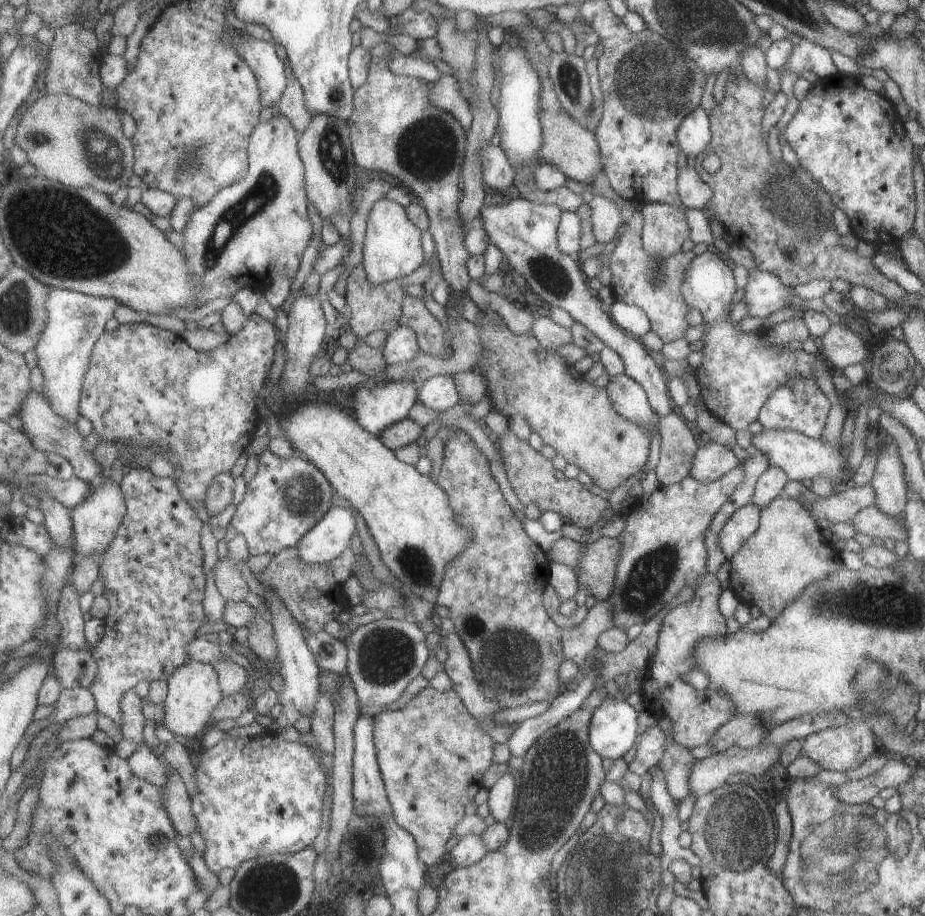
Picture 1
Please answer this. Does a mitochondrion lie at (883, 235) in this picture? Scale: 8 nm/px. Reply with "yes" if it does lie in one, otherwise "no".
no

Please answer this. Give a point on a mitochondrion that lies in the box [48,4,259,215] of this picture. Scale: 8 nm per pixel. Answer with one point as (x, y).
(103, 155)

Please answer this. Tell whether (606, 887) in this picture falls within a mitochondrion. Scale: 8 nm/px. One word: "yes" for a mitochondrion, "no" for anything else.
yes

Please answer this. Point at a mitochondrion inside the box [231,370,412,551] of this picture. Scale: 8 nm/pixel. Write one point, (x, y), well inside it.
(302, 497)

